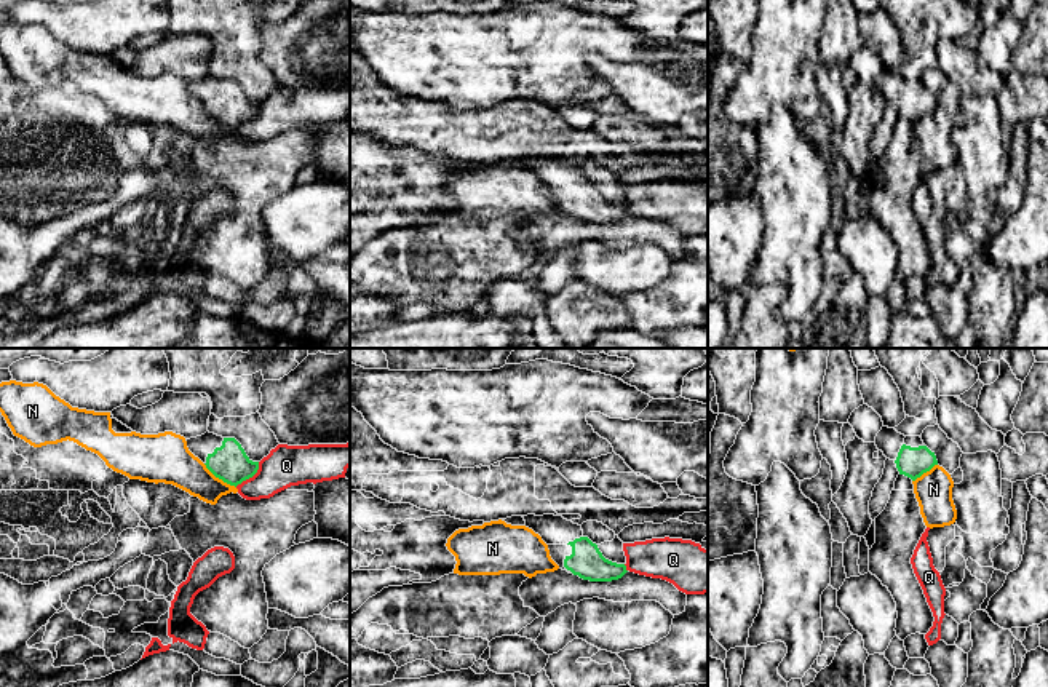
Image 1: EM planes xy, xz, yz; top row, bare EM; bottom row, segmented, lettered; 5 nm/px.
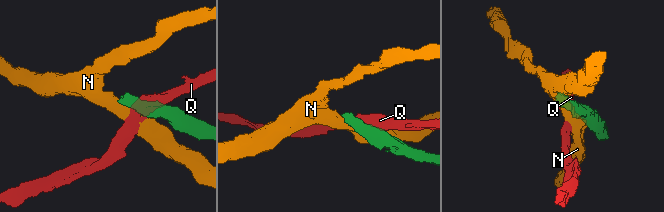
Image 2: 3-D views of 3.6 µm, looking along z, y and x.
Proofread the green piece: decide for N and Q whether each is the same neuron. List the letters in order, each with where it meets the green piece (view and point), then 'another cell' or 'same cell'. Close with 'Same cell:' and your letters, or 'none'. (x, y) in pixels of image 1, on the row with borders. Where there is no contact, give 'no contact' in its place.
N: xy (219, 478) | another cell
Q: xy (250, 476) | another cell
Same cell: none

